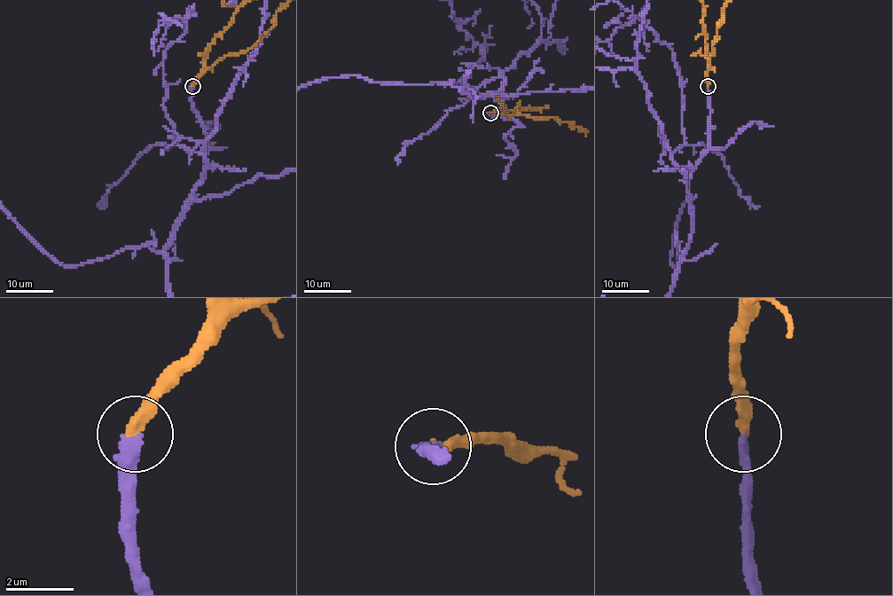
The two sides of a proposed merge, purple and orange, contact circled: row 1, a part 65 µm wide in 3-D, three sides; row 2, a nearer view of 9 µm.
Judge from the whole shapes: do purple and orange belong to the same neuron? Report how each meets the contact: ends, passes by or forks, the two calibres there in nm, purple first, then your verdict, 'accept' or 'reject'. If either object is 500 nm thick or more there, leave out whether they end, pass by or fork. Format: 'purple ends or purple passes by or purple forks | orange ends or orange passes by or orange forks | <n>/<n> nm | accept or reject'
purple ends | orange ends | 360/360 nm | accept

